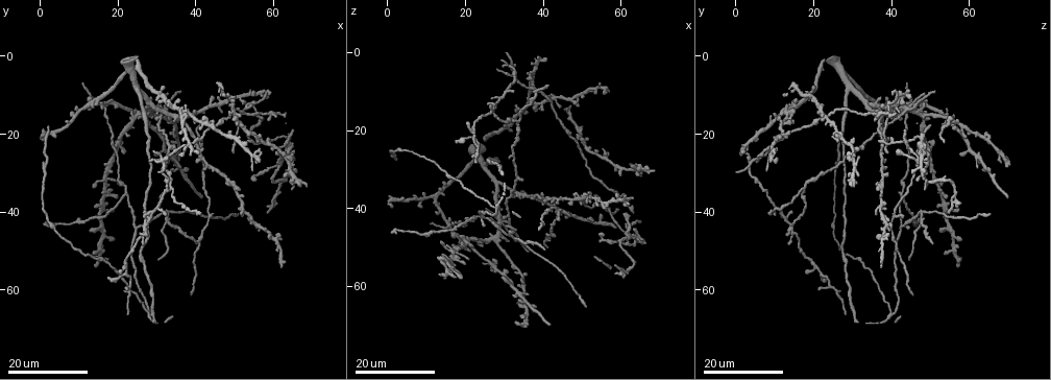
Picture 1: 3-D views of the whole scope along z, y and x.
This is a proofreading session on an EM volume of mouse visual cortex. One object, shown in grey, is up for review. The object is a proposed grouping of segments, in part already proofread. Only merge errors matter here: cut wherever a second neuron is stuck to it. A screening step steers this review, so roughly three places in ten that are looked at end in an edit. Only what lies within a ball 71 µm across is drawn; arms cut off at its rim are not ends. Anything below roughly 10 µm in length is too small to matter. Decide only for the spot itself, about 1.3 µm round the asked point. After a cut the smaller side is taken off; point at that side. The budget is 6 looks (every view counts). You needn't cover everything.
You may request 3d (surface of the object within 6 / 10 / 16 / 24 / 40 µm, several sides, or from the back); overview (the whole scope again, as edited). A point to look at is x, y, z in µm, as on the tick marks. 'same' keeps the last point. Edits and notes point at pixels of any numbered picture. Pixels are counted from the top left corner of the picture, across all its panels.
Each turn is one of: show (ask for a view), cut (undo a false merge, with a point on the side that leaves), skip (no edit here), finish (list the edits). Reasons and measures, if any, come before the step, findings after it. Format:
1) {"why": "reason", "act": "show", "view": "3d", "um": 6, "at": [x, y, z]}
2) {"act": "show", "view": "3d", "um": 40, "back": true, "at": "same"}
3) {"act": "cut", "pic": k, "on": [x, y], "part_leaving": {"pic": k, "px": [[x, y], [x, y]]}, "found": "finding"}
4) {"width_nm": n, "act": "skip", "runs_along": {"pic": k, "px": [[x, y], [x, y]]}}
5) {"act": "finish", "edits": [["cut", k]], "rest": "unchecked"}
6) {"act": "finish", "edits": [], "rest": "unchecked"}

{"act": "show", "view": "3d", "um": 16, "at": [31.5, 13.5, 44.0]}

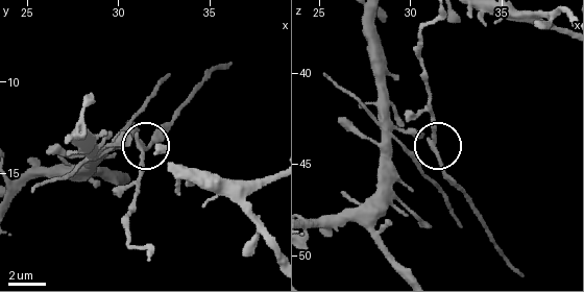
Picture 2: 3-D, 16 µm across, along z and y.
{"why": "zoom in", "act": "show", "view": "3d", "um": 6, "at": [31.1, 13.7, 43.8]}

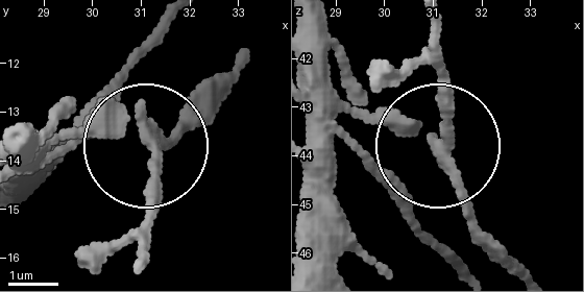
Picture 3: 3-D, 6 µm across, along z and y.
{"width_nm": 240, "act": "skip", "runs_along": {"pic": 3, "px": [[31, 124], [90, 107], [127, 120], [152, 170], [152, 253]]}, "found": "all the same neuron"}

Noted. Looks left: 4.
{"why": "arms part here", "act": "show", "view": "3d", "um": 16, "at": [33.5, 34.0, 18.0]}

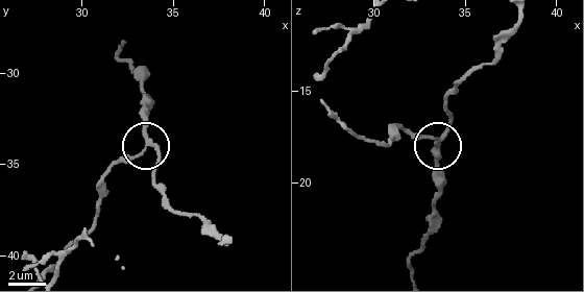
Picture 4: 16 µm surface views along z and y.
{"why": "closer look", "act": "show", "view": "3d", "um": 10, "at": [33.7, 33.8, 17.5]}

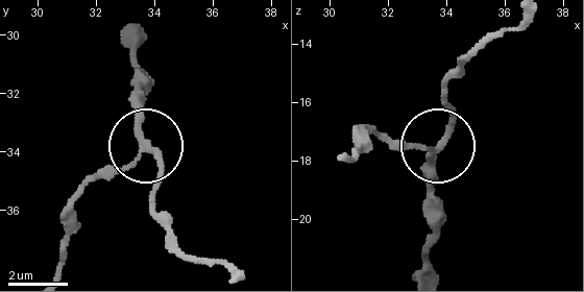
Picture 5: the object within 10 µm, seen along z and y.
{"side_arm_um": 16, "act": "cut", "pic": 5, "on": [101, 177], "part_leaving": {"pic": 5, "px": [[139, 151], [76, 201], [61, 269]]}, "found": "a second neuron is stuck on"}

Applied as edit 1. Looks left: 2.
{"why": "a fork", "act": "show", "view": "3d", "um": 24, "at": [32.5, 40.0, 47.5]}

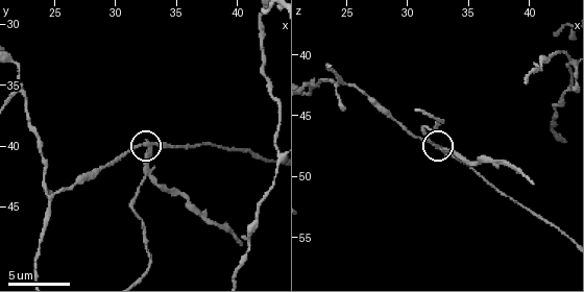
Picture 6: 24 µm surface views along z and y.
{"act": "show", "view": "3d", "um": 6, "at": "same"}

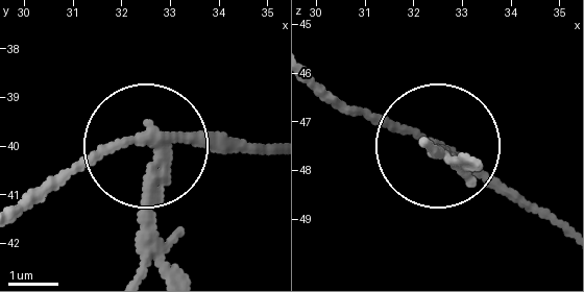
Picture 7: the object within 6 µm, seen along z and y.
{"act": "cut", "pic": 7, "on": [149, 214], "part_leaving": {"pic": 7, "px": [[159, 141], [159, 236], [142, 273]]}, "found": "two neurons meet here"}

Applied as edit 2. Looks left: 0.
{"act": "finish", "edits": [["cut", 5], ["cut", 7]], "rest": "unchecked"}

